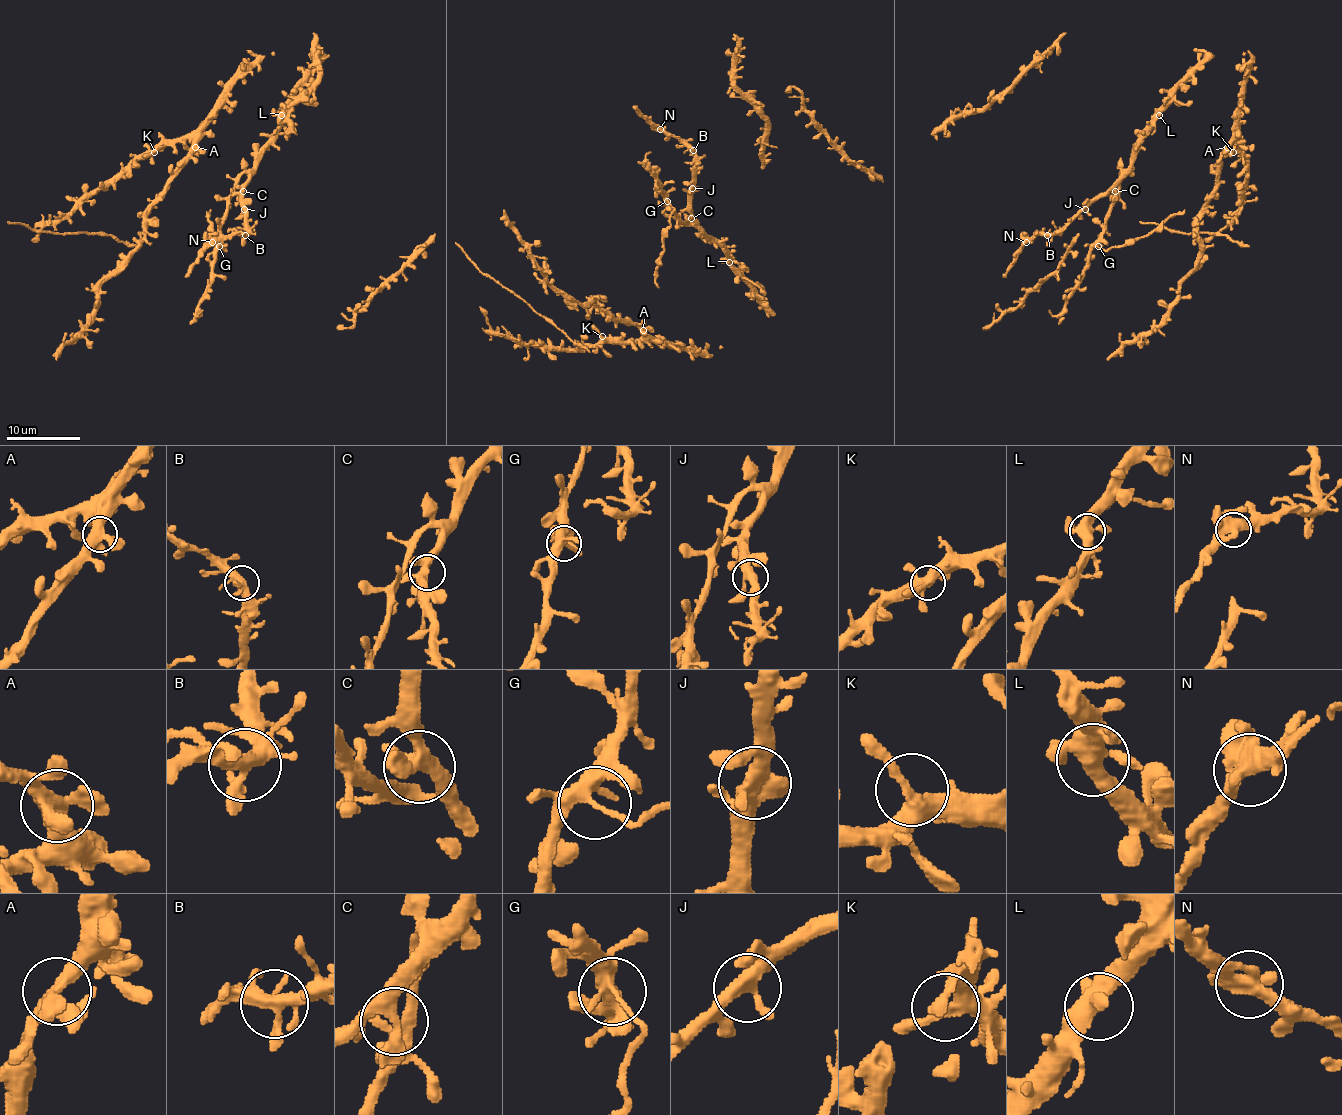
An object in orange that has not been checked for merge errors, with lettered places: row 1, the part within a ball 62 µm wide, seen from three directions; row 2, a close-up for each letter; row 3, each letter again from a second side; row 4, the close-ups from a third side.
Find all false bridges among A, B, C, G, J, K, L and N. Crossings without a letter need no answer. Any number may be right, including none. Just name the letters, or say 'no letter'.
G

